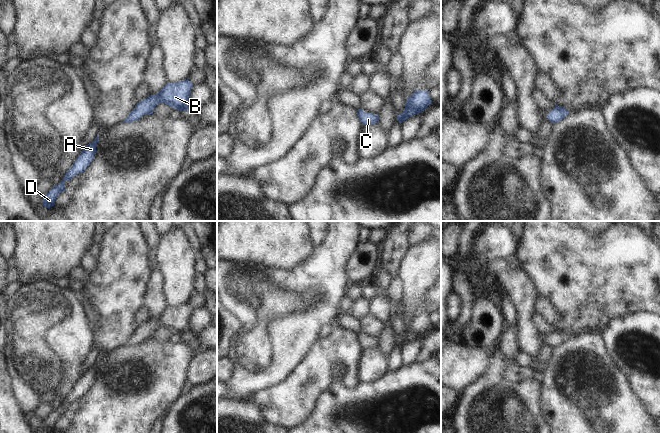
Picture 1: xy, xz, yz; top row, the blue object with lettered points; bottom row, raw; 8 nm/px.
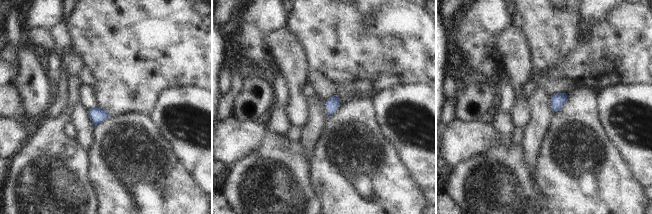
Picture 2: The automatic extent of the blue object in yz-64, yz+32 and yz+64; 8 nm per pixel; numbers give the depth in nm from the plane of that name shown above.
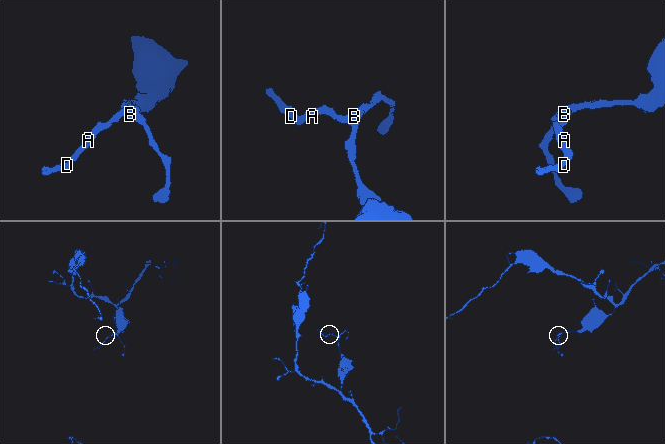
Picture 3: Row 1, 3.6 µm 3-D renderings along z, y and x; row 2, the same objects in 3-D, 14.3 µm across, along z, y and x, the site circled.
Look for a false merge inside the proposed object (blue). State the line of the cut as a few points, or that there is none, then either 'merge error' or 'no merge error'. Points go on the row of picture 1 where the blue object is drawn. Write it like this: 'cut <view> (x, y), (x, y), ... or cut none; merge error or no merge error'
cut none; no merge error

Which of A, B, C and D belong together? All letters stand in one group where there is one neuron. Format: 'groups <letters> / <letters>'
groups A B C D

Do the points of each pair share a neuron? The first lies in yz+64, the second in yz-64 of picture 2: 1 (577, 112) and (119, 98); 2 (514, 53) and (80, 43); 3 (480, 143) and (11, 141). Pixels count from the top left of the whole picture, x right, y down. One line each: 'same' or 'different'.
1: different
2: different
3: same

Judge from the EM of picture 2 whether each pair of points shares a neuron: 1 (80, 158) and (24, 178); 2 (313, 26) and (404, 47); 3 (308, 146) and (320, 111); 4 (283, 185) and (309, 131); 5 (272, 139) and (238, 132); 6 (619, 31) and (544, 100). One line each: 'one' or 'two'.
1: one
2: one
3: one
4: two
5: two
6: two

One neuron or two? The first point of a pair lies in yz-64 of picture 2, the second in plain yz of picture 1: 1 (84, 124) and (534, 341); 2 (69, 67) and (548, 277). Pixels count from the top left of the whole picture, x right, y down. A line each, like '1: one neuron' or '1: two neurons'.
1: one neuron
2: two neurons

